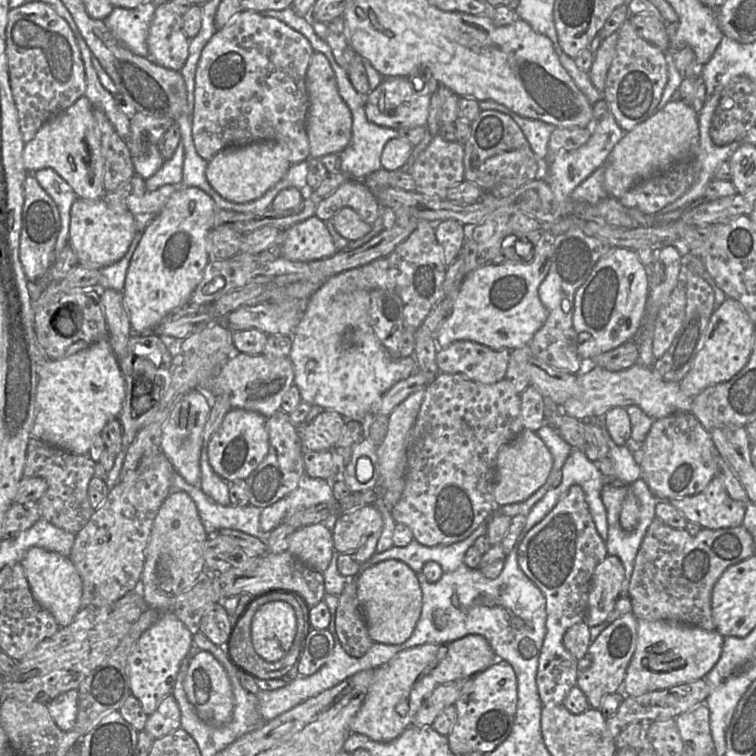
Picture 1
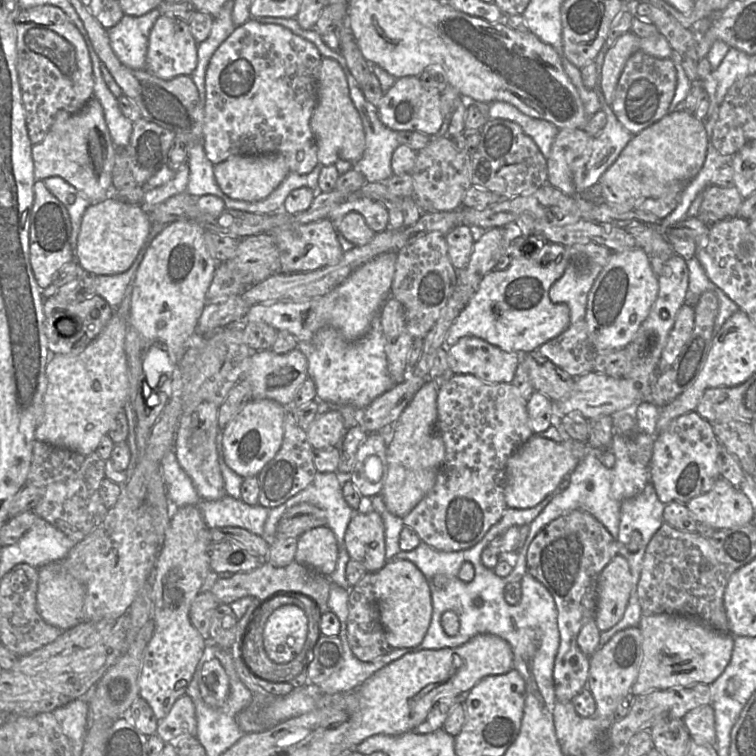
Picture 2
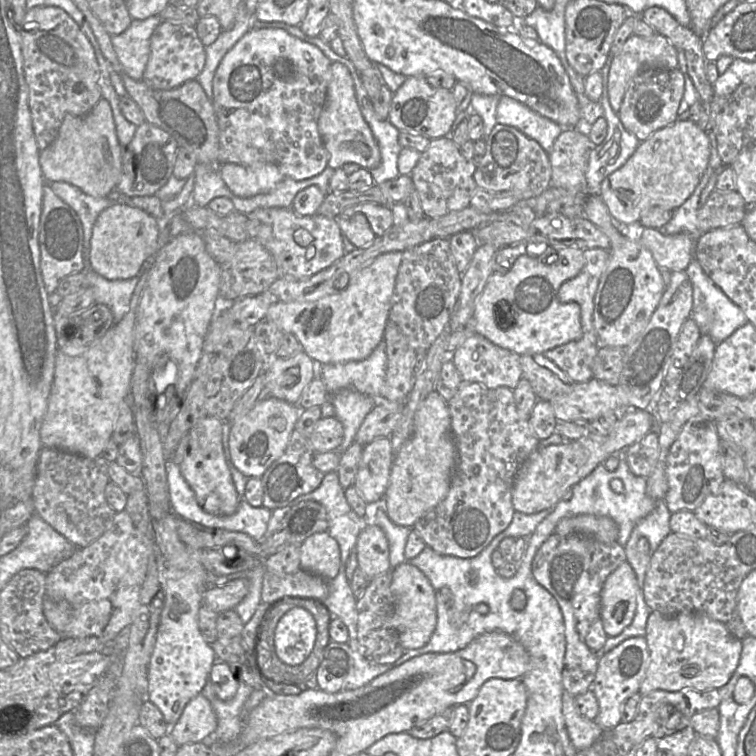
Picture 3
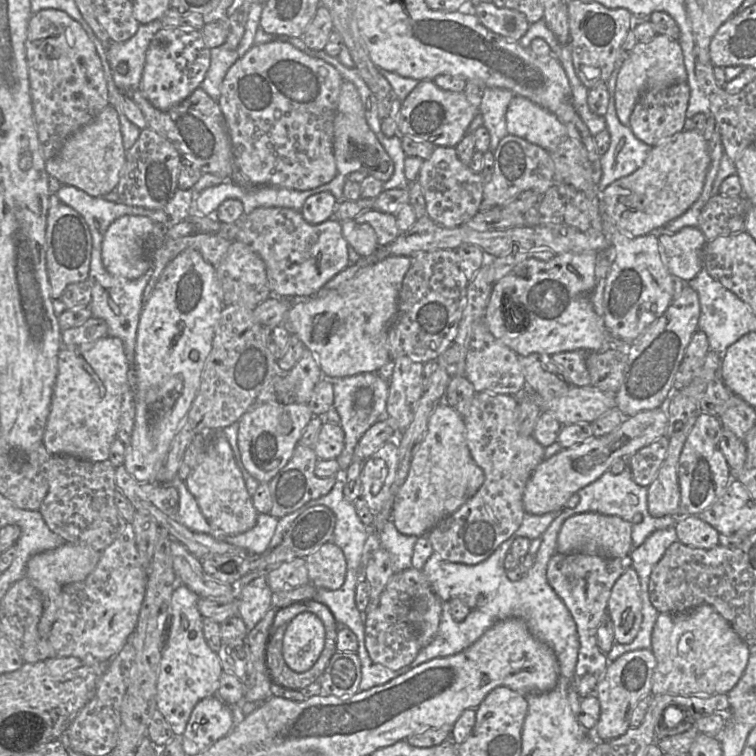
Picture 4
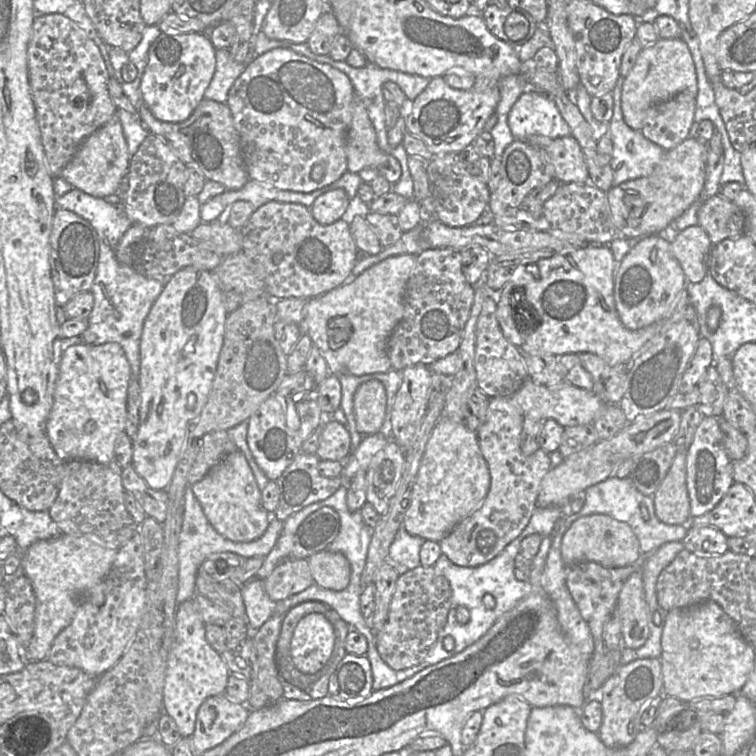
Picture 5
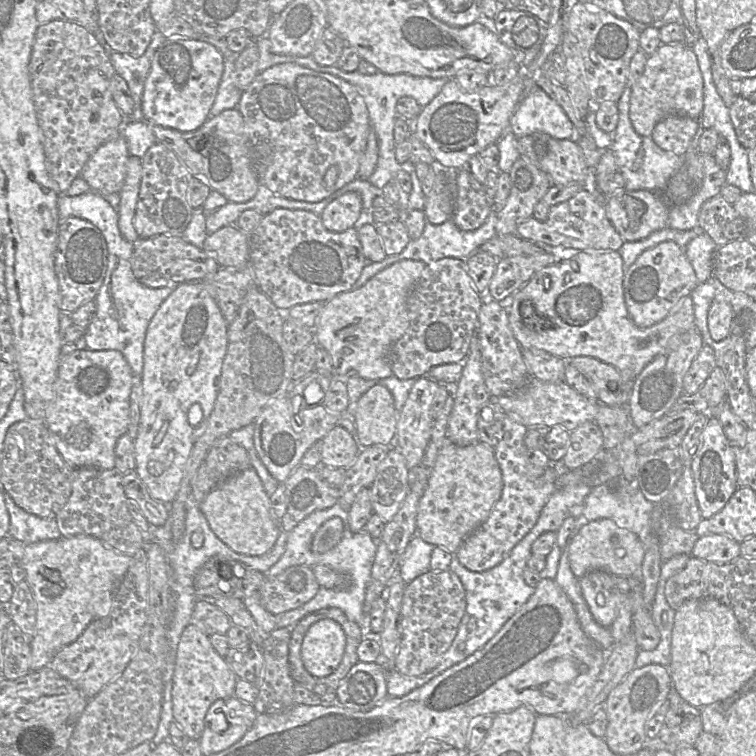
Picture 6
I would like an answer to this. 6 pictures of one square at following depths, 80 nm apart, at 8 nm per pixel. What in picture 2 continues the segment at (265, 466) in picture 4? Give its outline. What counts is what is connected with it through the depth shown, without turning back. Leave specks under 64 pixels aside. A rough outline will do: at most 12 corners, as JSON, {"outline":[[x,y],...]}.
{"outline":[[251,400],[216,437],[243,479],[281,448],[287,408]]}

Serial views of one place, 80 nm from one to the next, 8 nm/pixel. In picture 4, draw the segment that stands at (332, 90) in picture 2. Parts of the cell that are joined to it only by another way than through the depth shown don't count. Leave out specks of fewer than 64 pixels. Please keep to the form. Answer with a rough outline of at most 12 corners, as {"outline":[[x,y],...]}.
{"outline":[[343,81],[334,119],[337,174],[382,182],[394,163]]}

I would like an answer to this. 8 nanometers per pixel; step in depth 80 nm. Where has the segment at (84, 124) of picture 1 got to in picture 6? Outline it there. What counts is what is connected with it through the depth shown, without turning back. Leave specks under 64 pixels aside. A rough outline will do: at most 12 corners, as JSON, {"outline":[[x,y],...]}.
{"outline":[[124,136],[100,146],[80,177],[119,193],[128,167]]}

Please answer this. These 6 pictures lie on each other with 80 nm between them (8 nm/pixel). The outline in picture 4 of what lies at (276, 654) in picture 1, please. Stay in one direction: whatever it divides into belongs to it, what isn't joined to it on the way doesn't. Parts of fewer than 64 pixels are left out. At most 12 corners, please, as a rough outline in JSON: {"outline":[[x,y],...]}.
{"outline":[[312,612],[296,615],[280,639],[296,672],[309,670],[325,645]]}

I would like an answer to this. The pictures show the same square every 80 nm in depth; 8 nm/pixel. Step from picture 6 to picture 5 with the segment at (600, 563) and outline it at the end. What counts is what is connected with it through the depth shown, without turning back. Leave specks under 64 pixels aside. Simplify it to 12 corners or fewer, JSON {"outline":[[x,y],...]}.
{"outline":[[603,514],[575,520],[562,537],[566,565],[607,568],[643,558],[631,527]]}

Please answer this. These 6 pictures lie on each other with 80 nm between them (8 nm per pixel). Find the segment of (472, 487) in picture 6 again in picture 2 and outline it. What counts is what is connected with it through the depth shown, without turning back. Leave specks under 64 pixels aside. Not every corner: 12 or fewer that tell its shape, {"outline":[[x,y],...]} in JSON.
{"outline":[[425,382],[391,426],[380,495],[408,515],[445,460]]}

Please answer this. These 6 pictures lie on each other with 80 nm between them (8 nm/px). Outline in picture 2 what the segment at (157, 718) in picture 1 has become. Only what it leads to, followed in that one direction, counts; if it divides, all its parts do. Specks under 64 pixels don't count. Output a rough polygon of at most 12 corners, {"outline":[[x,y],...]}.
{"outline":[[183,695],[158,720],[156,735],[168,742],[195,736],[193,700]]}

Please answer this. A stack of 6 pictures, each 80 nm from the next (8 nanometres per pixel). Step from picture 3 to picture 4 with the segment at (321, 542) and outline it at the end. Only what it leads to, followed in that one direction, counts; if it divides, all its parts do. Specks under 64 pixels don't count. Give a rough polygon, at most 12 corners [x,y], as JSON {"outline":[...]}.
{"outline":[[332,541],[306,558],[310,582],[337,590],[347,562]]}

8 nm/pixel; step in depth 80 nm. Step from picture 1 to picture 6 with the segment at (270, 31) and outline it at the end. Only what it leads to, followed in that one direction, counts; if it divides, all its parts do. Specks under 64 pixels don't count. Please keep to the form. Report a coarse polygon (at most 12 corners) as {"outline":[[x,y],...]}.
{"outline":[[294,62],[237,110],[260,185],[320,202],[372,125],[346,80]]}

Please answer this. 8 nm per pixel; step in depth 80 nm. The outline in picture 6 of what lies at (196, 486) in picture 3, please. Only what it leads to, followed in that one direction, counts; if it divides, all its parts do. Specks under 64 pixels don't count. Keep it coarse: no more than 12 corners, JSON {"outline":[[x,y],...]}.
{"outline":[[255,469],[200,503],[234,551],[261,556],[282,530]]}

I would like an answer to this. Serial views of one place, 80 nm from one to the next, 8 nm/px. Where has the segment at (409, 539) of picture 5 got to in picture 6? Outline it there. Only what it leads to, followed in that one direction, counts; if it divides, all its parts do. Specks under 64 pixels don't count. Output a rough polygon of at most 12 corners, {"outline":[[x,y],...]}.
{"outline":[[417,535],[400,558],[407,584],[431,570],[434,545]]}

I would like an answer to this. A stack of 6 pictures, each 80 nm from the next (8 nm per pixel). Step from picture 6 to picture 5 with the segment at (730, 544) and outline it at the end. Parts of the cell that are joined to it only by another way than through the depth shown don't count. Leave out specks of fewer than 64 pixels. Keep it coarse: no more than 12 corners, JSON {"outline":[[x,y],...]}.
{"outline":[[707,525],[688,526],[682,543],[700,556],[729,551],[728,537]]}

